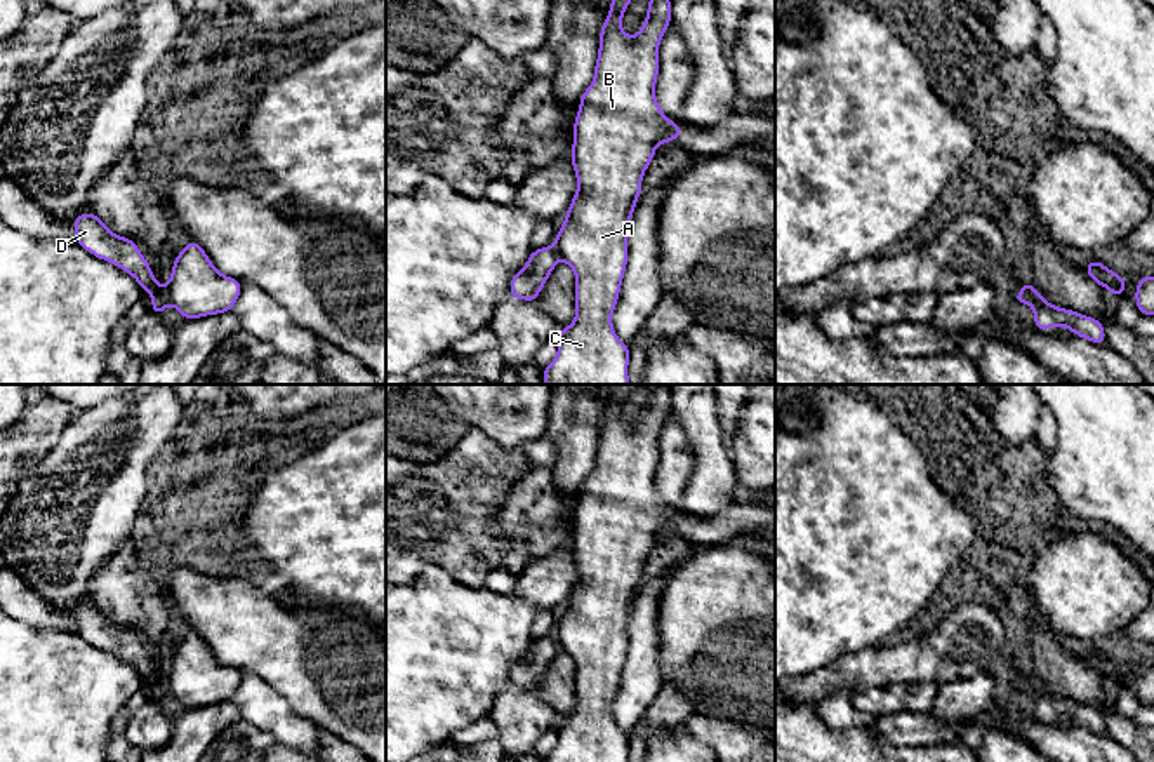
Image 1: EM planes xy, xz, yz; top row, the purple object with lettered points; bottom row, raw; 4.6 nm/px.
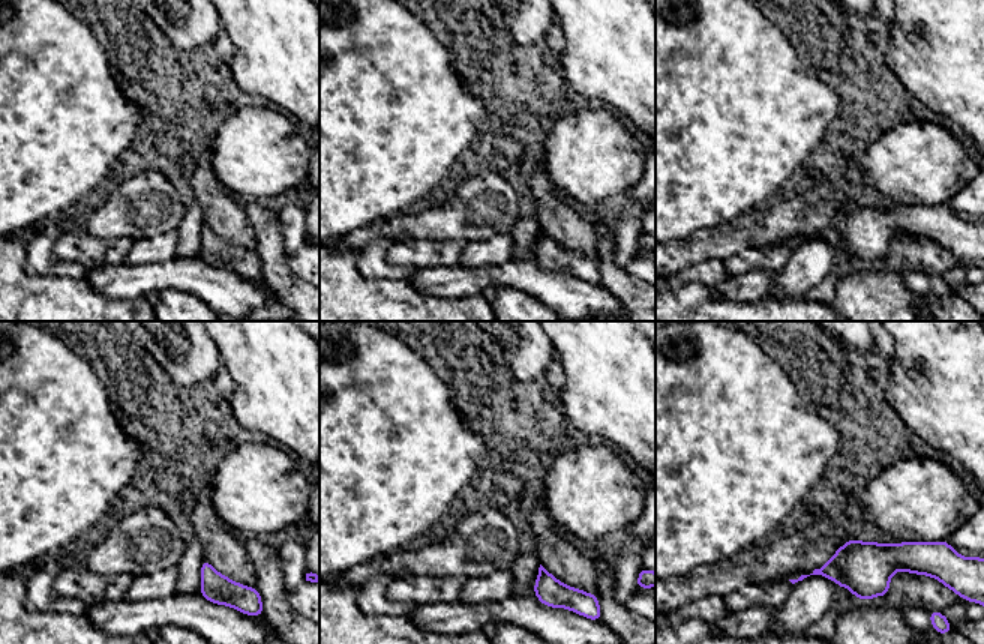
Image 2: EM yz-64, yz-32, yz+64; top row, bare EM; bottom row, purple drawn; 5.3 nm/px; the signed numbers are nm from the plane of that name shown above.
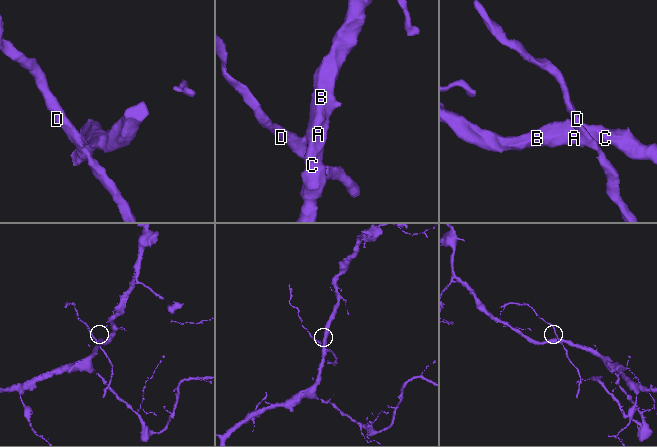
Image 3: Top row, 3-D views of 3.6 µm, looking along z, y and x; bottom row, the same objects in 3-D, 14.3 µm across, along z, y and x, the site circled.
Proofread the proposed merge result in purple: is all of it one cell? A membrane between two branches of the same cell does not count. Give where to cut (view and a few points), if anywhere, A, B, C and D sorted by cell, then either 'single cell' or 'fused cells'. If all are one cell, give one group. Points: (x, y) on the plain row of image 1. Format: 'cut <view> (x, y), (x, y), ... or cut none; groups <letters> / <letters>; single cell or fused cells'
cut xy (165, 677), (169, 691); groups A B C / D; fused cells

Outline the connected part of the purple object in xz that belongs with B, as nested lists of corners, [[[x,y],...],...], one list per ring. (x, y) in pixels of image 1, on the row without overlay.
[[[613,384],[610,391],[594,468],[574,511],[577,581],[554,635],[575,661],[575,710],[556,722],[558,745],[544,762],[627,762],[631,748],[612,715],[627,656],[629,611],[655,538],[683,522],[655,489],[659,433],[671,414],[669,384],[648,384],[641,419],[627,426],[622,404],[634,386]]]

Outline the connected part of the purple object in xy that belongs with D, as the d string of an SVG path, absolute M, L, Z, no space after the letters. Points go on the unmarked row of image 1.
M83 602L73 609L75 630L92 645L113 652L136 668L144 682L153 685L149 699L162 706L167 698L167 682L155 670L146 647L136 632L115 625L94 602Z

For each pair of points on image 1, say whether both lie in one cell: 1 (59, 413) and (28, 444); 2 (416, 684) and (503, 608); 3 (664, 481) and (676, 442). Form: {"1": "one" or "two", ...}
{"1": "one", "2": "one", "3": "one"}

